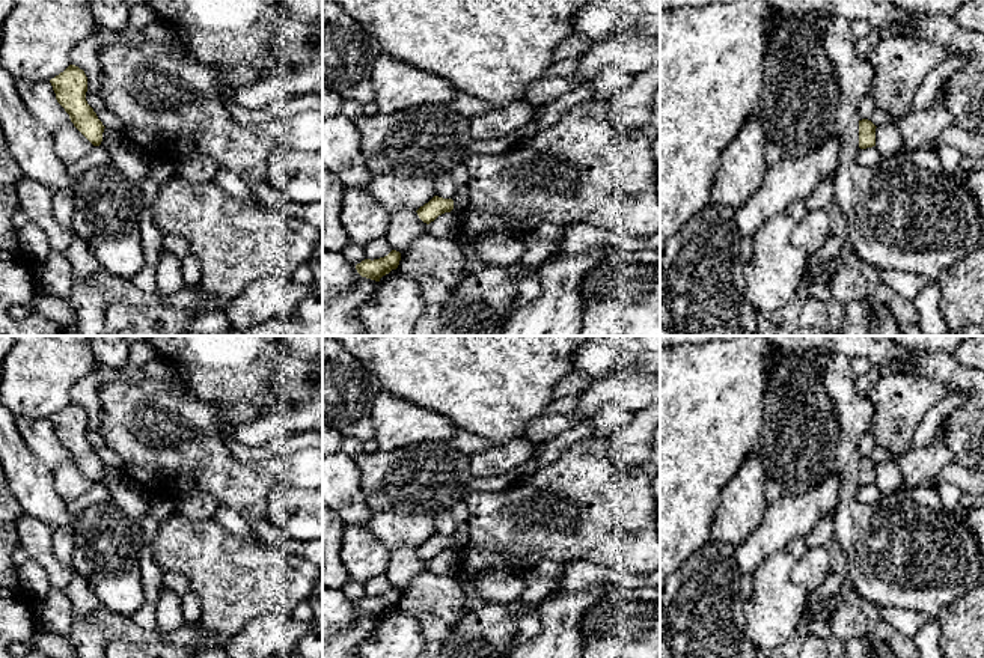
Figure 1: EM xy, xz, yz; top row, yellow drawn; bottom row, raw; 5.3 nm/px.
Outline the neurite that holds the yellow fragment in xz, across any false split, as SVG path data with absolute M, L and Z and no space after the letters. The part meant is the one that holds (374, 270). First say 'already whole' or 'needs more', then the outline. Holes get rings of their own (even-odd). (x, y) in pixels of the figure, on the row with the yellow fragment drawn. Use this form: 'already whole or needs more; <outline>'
already whole; M392 250L387 256L380 259L365 259L356 265L357 273L362 277L380 282L380 279L389 274L392 270L396 270L401 260L401 253Z

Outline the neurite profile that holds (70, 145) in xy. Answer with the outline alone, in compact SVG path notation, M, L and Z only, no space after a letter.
M63 125L53 133L54 151L63 164L72 164L87 155L93 145L71 125Z

